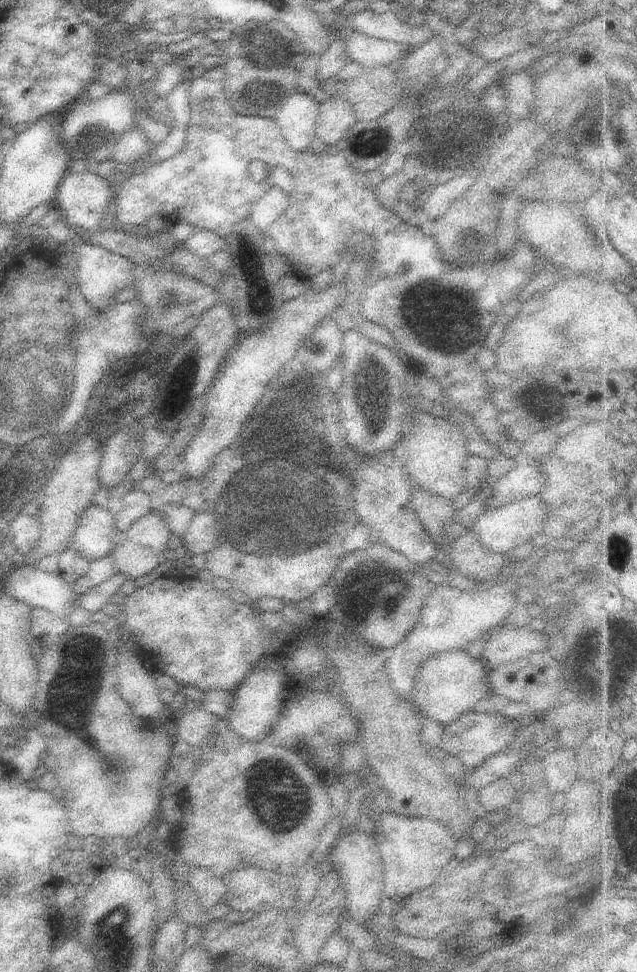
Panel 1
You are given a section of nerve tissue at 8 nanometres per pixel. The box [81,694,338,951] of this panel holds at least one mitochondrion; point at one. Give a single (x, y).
(267, 807)

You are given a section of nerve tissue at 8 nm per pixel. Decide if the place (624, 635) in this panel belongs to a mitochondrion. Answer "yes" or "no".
yes

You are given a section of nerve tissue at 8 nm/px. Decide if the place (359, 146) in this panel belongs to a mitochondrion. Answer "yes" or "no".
no

